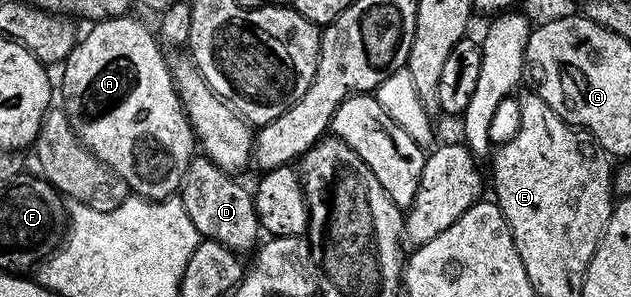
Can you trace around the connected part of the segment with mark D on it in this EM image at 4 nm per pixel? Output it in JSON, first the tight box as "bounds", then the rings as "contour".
{"bounds":[181,156,261,252],"contour":[[[196,156],[191,159],[183,177],[181,201],[185,212],[189,212],[189,220],[193,220],[197,232],[204,239],[219,241],[234,252],[251,252],[260,245],[261,227],[257,220],[252,191],[248,187],[246,190],[239,180],[217,168],[217,164],[213,164],[207,157]]]}

